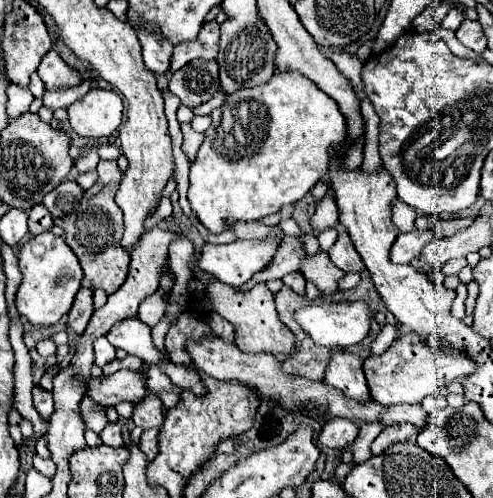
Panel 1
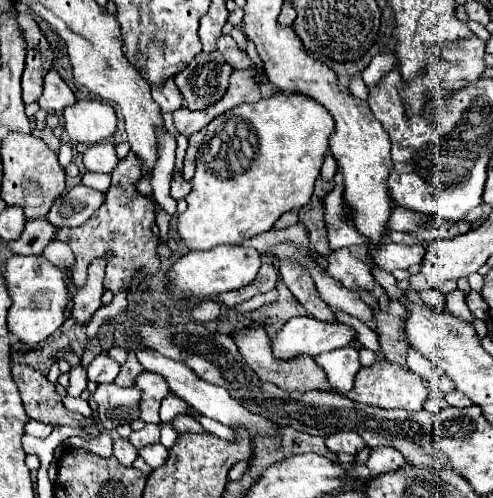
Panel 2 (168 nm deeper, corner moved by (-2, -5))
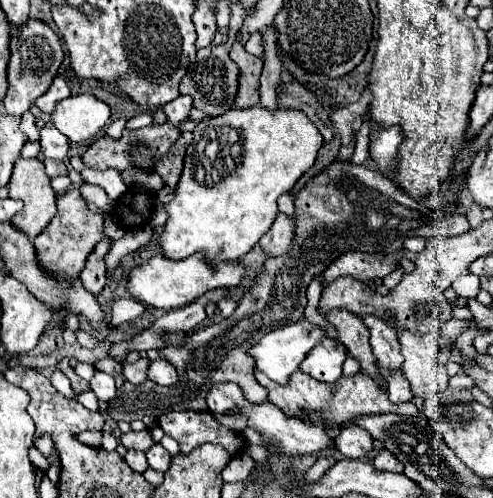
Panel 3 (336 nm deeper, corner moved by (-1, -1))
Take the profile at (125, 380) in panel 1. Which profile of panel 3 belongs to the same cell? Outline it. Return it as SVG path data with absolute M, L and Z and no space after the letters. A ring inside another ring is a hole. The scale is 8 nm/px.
M166 359L152 361L148 367L148 379L158 385L174 385L178 381L174 365L170 365Z

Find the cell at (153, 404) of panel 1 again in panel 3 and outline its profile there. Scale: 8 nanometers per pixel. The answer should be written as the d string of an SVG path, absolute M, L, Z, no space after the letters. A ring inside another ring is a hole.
M148 429L144 431L128 431L120 437L120 443L126 447L126 449L138 449L138 451L148 451L150 445L154 445L154 439L150 435Z

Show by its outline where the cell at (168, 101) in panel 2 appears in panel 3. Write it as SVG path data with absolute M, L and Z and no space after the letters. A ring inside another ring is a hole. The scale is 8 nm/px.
M180 95L178 99L166 103L164 113L168 115L168 123L178 123L178 121L186 119L190 109L192 109L192 99L188 95Z

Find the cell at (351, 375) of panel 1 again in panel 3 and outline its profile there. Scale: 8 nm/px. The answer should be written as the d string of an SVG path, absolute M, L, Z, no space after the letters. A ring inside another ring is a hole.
M326 339L322 347L314 347L314 351L310 351L306 363L302 363L300 369L318 381L334 383L342 375L344 361L346 347L338 343L338 339Z

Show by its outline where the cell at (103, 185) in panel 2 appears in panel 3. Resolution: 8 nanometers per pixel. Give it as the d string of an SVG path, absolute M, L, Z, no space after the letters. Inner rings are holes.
M80 157L70 159L70 165L72 165L76 171L80 171L82 179L84 179L86 183L92 183L92 185L102 187L114 201L120 199L120 195L126 193L126 183L124 183L120 171L116 171L116 169L112 169L112 167L110 167L110 169L104 169L104 171L88 169L88 167L82 165Z

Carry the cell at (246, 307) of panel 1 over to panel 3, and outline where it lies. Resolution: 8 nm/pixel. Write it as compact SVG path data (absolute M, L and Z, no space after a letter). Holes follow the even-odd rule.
M254 369L254 377L256 381L268 389L268 401L274 403L276 407L280 407L288 417L300 417L300 413L310 413L310 415L316 415L320 417L322 421L330 421L332 425L336 427L342 427L342 425L348 425L350 419L354 419L356 415L374 415L374 413L400 413L400 415L416 415L418 409L412 401L406 401L406 403L392 403L388 399L388 391L382 389L382 385L358 371L356 375L350 375L350 377L341 377L335 383L324 383L322 381L316 381L314 377L306 375L304 371L296 371L294 375L290 375L288 383L286 385L280 385L280 383L272 383L272 379L268 379L260 369Z

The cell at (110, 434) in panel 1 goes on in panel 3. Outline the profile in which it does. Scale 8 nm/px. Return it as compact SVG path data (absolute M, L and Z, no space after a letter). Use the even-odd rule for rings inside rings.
M128 449L126 451L126 457L124 461L138 473L142 473L146 467L148 467L148 461L146 461L146 455L142 451L134 451L134 449Z

